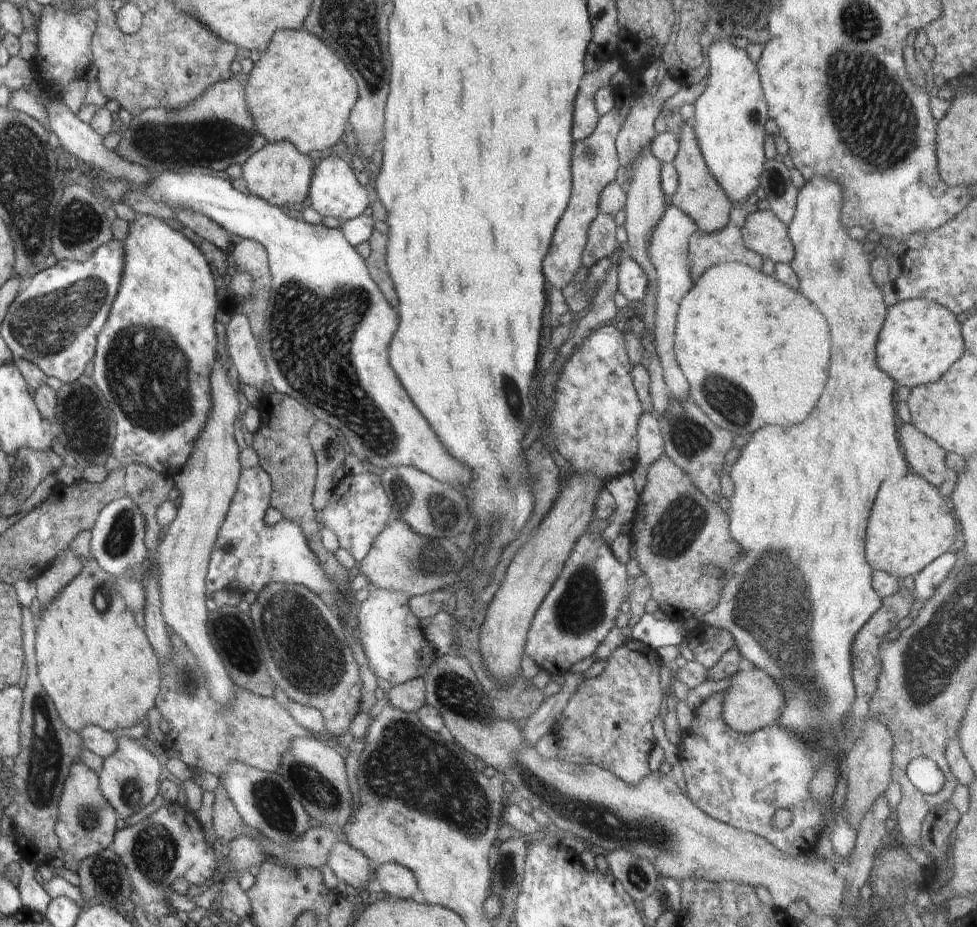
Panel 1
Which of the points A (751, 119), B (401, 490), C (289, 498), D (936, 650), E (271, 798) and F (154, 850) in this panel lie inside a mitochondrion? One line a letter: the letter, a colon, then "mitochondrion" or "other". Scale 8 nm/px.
A: mitochondrion
B: mitochondrion
C: other
D: mitochondrion
E: mitochondrion
F: mitochondrion

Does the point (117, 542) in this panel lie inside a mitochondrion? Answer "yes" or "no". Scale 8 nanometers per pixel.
yes

